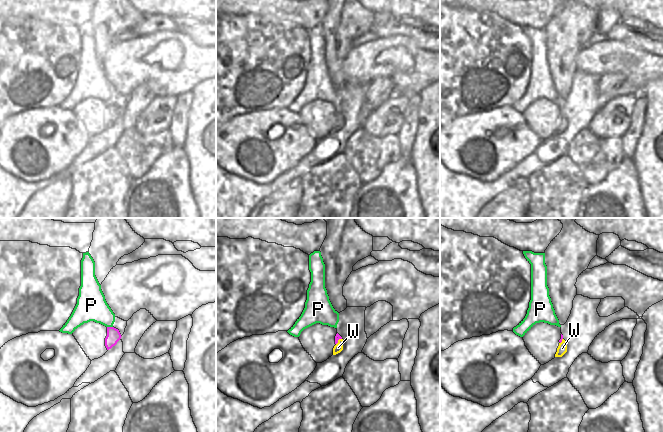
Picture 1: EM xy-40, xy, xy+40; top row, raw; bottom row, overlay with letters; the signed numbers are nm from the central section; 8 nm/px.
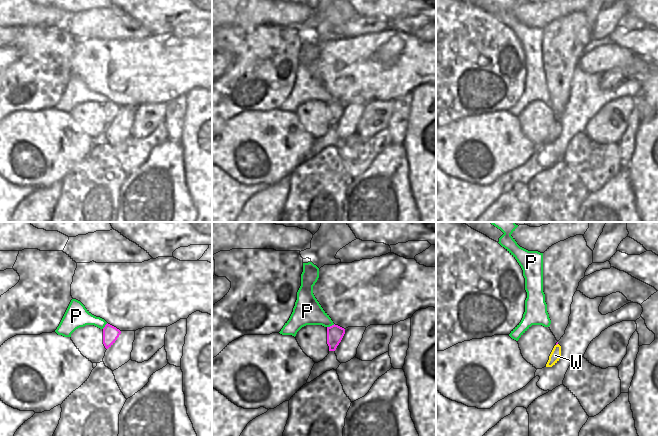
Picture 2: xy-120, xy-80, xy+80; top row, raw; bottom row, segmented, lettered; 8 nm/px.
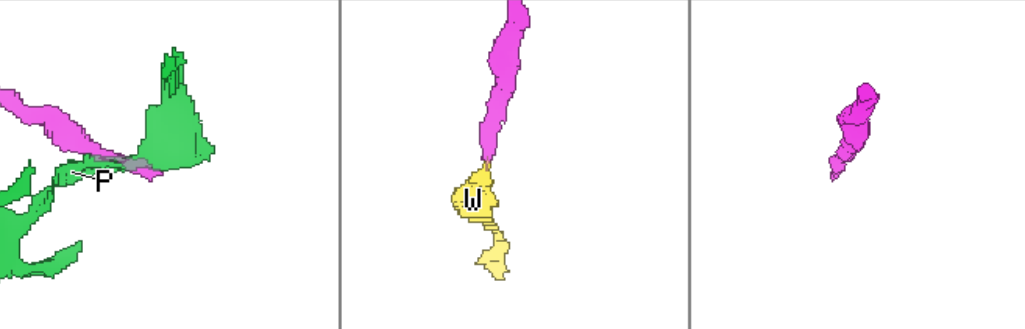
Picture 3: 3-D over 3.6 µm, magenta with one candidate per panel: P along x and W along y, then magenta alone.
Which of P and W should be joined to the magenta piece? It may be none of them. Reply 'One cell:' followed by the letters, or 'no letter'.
One cell: W

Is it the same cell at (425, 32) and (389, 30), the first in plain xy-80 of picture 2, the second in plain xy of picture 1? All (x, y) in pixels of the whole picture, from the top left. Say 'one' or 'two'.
one

